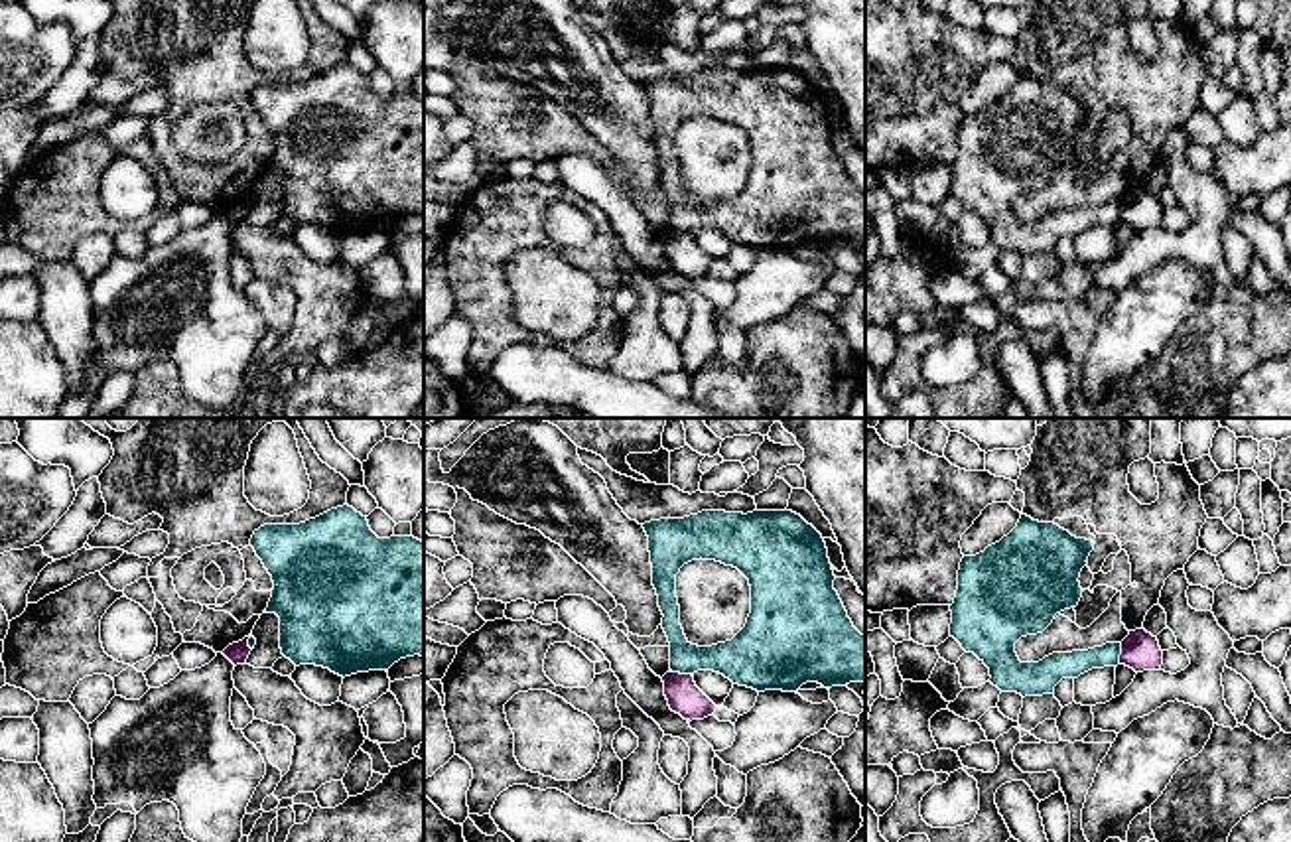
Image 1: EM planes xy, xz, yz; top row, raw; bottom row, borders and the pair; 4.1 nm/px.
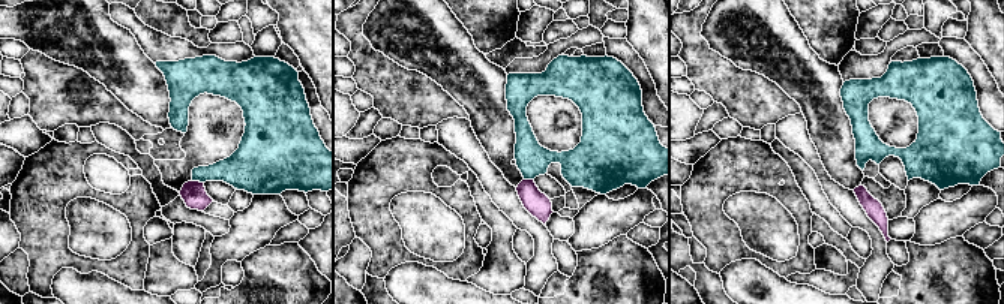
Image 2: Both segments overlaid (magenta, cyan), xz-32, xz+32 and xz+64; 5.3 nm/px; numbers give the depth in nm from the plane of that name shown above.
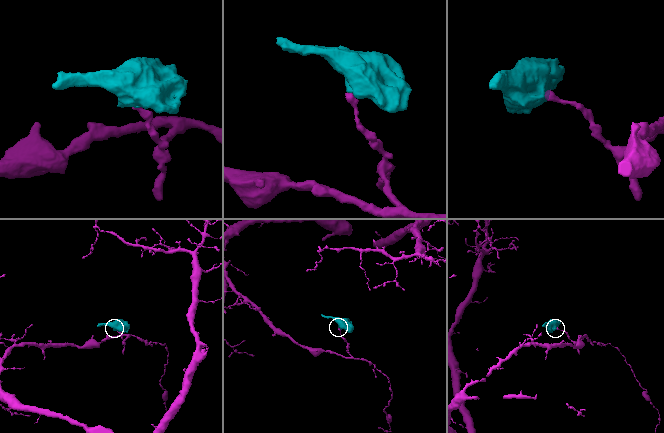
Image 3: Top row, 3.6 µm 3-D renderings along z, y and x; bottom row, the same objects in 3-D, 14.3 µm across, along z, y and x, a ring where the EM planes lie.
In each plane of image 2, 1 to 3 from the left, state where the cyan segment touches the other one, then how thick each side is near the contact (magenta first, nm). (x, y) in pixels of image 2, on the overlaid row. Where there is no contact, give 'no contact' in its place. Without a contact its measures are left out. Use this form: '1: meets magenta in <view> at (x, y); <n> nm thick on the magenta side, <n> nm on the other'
1: meets magenta in xz-32 at (198, 181); 130 nm thick on the magenta side, 220 nm on the other
2: meets magenta in xz+32 at (529, 180); 140 nm thick on the magenta side, 180 nm on the other
3: no contact

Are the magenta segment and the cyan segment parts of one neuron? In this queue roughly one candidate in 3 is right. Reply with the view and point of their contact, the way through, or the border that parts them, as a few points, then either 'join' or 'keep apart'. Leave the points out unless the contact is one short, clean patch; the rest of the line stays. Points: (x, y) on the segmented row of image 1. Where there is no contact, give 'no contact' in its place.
meets magenta in xz at (679, 673); border along xz (671, 669), (690, 675); keep apart

